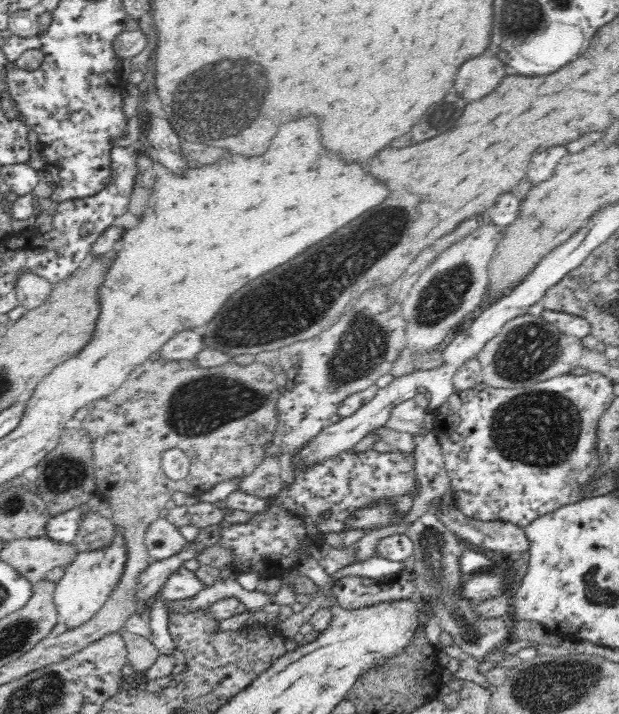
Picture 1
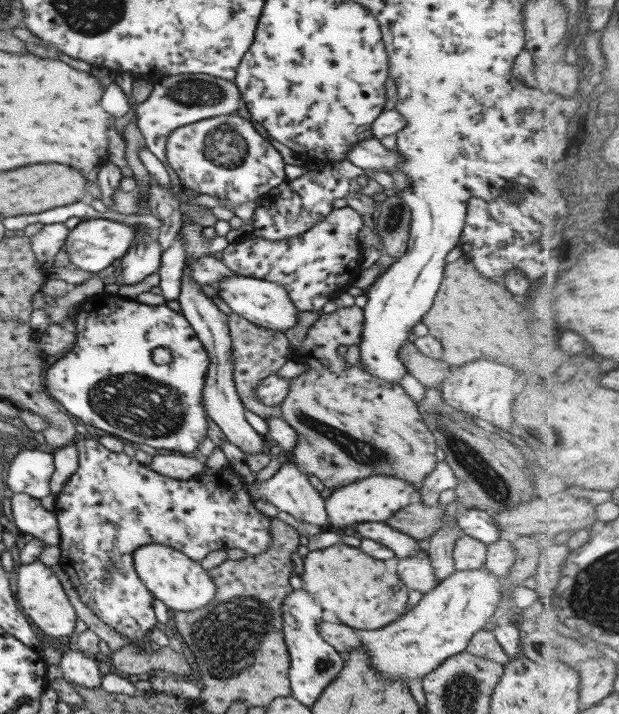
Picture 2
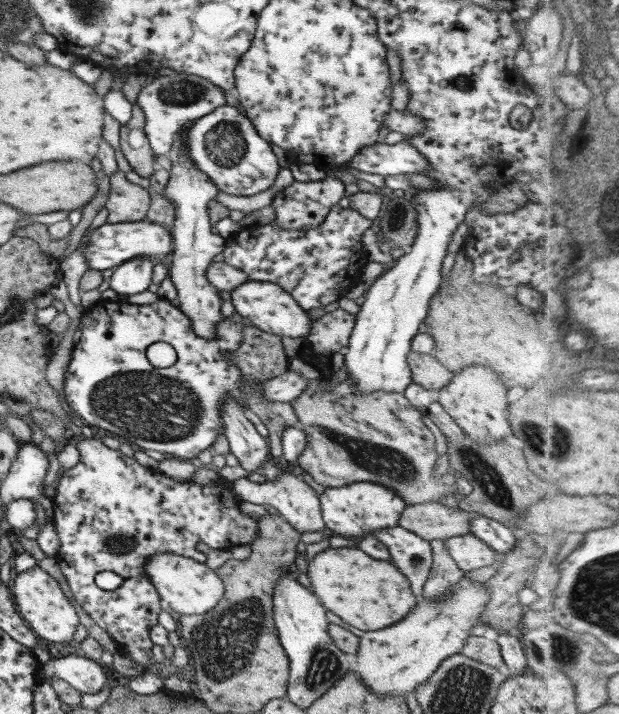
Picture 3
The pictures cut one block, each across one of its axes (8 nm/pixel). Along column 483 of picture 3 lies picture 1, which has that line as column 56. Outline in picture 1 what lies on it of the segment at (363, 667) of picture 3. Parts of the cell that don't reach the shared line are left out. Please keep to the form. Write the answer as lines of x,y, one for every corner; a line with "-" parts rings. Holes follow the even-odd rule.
114,524
113,531
112,540
106,546
93,551
78,552
55,586
54,603
58,609
58,618
62,619
68,628
80,626
90,620
103,604
106,604
124,574
129,558
124,529

